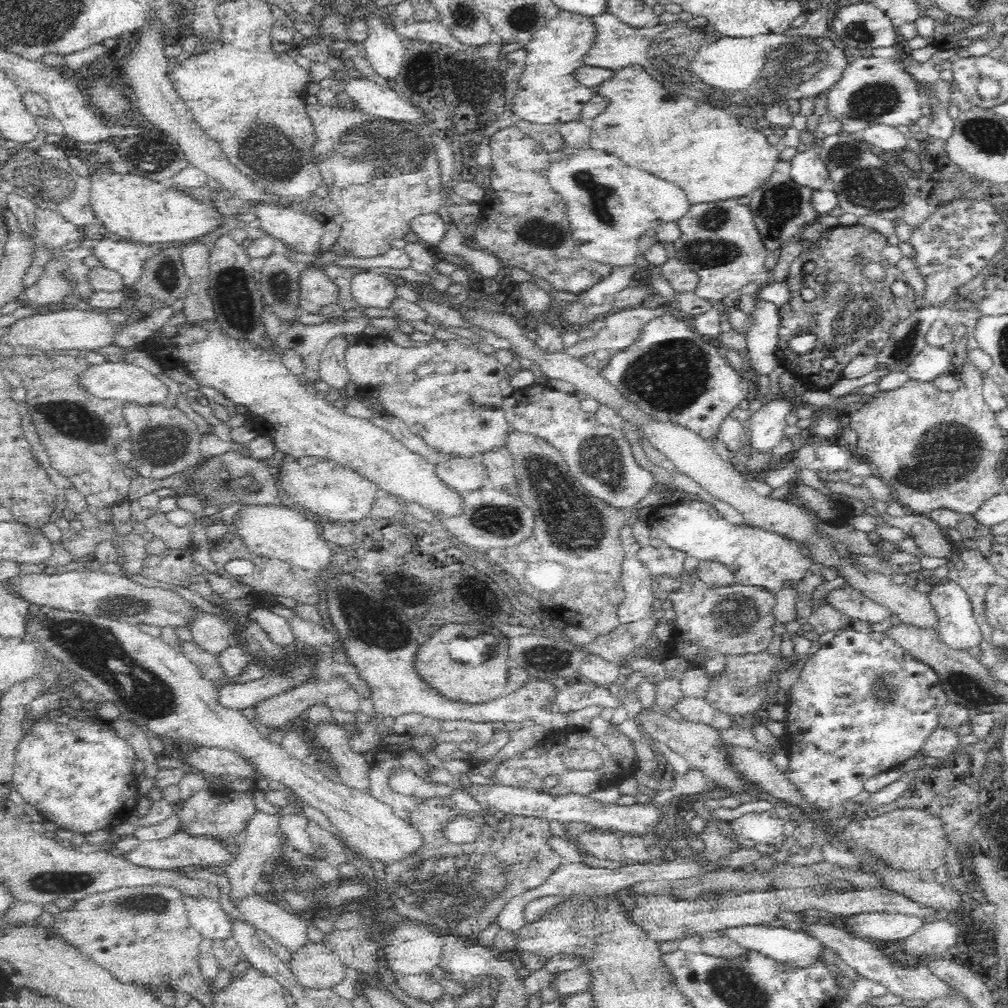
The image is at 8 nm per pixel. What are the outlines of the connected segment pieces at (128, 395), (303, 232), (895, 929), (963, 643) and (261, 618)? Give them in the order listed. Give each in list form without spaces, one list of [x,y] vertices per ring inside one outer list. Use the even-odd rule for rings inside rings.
[[[126,361],[106,362],[89,367],[80,374],[80,379],[82,379],[82,388],[88,389],[90,393],[103,399],[132,401],[141,405],[160,405],[165,404],[170,394],[168,386],[158,376]]]
[[[255,204],[256,222],[279,243],[300,255],[321,252],[320,238],[324,225],[313,216],[296,212],[292,206]]]
[[[872,912],[850,916],[846,927],[856,936],[878,940],[904,940],[926,924],[923,919],[906,914],[886,914]]]
[[[934,584],[928,596],[938,613],[938,632],[950,647],[968,650],[979,646],[983,636],[982,624],[974,617],[968,593],[960,584]]]
[[[254,607],[248,611],[247,620],[254,620],[265,630],[272,642],[285,648],[292,648],[296,643],[288,619],[271,612],[269,609]]]

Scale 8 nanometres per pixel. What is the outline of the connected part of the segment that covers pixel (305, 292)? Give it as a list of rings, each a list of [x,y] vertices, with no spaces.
[[[303,268],[300,281],[300,310],[310,314],[320,314],[320,310],[328,304],[339,300],[338,284],[324,270]]]

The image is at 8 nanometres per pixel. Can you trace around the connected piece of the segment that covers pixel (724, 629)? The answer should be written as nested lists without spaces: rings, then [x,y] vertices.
[[[691,569],[680,581],[680,588],[669,592],[675,610],[674,629],[666,647],[669,655],[674,655],[674,643],[679,641],[697,645],[699,651],[702,650],[701,660],[691,660],[691,667],[700,667],[706,659],[716,655],[732,657],[767,652],[775,634],[774,594],[760,587],[737,583],[720,588],[709,587]]]

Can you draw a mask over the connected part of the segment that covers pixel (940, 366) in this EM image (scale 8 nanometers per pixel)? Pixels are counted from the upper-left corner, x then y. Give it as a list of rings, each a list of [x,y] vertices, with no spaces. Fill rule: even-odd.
[[[927,345],[907,369],[908,377],[920,382],[933,382],[941,375],[953,372],[948,348]]]

